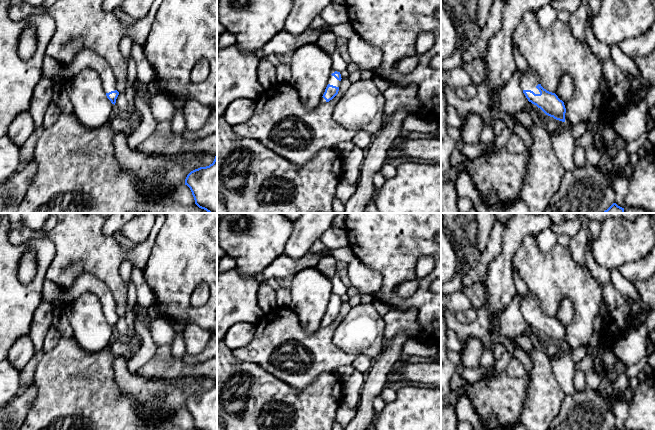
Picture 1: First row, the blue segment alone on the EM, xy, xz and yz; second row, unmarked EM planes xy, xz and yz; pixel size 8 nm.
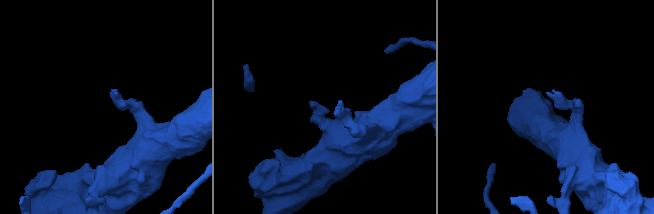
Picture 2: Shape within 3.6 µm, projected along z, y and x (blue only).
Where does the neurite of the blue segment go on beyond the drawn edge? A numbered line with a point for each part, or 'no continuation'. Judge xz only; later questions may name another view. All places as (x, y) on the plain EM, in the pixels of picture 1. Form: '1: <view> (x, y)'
1: xz (332, 304)

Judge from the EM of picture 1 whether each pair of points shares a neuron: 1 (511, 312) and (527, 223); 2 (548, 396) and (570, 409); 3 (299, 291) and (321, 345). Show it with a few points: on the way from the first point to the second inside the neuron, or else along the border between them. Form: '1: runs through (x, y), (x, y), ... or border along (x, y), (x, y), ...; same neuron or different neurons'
1: border along (517, 293), (499, 315); different neurons
2: border along (565, 394), (559, 412), (552, 419); different neurons
3: border along (298, 315), (306, 333), (320, 328); different neurons

